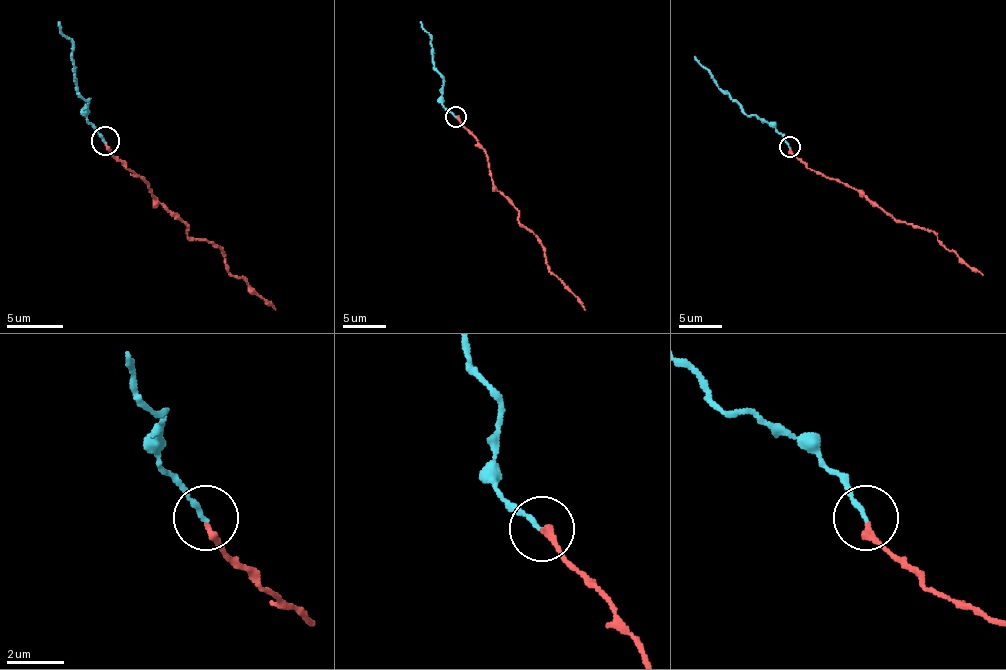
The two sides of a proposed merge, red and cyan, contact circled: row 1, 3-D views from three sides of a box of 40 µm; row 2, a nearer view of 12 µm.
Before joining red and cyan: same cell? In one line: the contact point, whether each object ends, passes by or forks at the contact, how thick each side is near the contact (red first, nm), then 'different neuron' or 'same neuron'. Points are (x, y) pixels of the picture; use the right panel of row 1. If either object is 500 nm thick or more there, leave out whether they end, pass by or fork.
place (789, 147); red ends; cyan ends; calibres 240 and 170 nm; different neuron

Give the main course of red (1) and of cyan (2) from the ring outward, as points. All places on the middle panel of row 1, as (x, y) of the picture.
1: (455, 116), (485, 153), (494, 187), (518, 211), (520, 222), (537, 239), (548, 269), (584, 310)
2: (455, 116), (442, 103), (442, 81), (433, 66), (431, 36), (421, 21)

